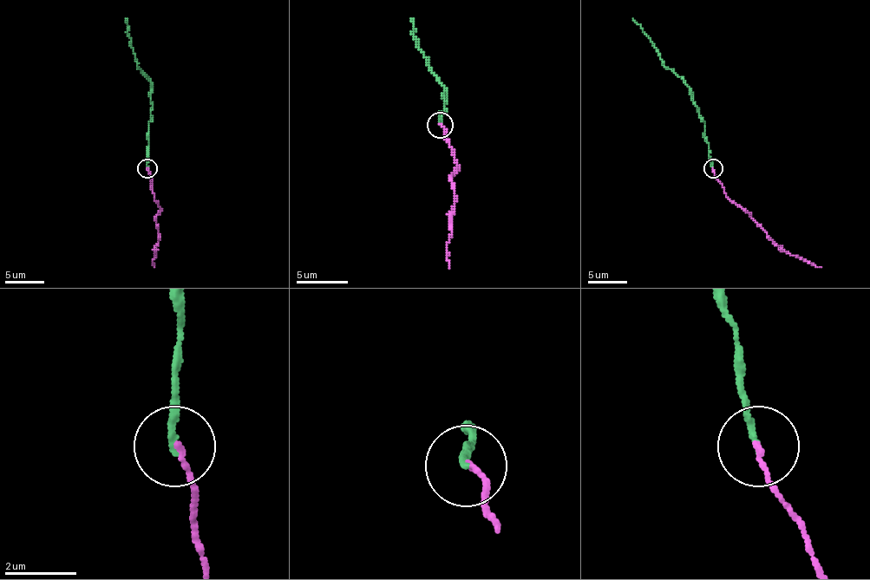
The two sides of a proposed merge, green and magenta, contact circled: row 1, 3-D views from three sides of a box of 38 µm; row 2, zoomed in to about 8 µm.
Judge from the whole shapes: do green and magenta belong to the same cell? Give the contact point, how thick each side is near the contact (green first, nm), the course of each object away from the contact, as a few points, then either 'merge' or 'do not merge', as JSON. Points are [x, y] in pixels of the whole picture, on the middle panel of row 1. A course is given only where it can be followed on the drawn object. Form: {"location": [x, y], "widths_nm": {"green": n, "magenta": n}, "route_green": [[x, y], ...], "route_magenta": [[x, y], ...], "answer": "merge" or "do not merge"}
{"location": [440, 125], "widths_nm": {"green": 190, "magenta": 160}, "route_green": [[439, 124], [447, 101], [444, 85], [418, 47], [410, 18]], "route_magenta": [[439, 124], [449, 142], [457, 165], [452, 172], [454, 209], [447, 245], [449, 268]], "answer": "merge"}

